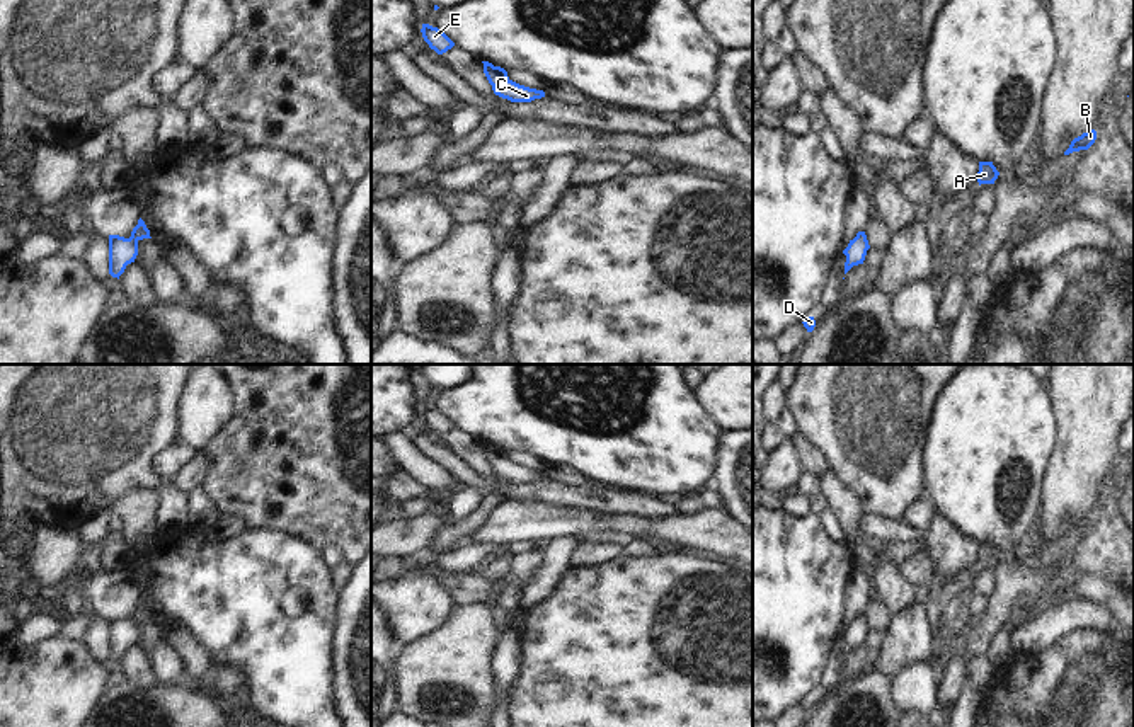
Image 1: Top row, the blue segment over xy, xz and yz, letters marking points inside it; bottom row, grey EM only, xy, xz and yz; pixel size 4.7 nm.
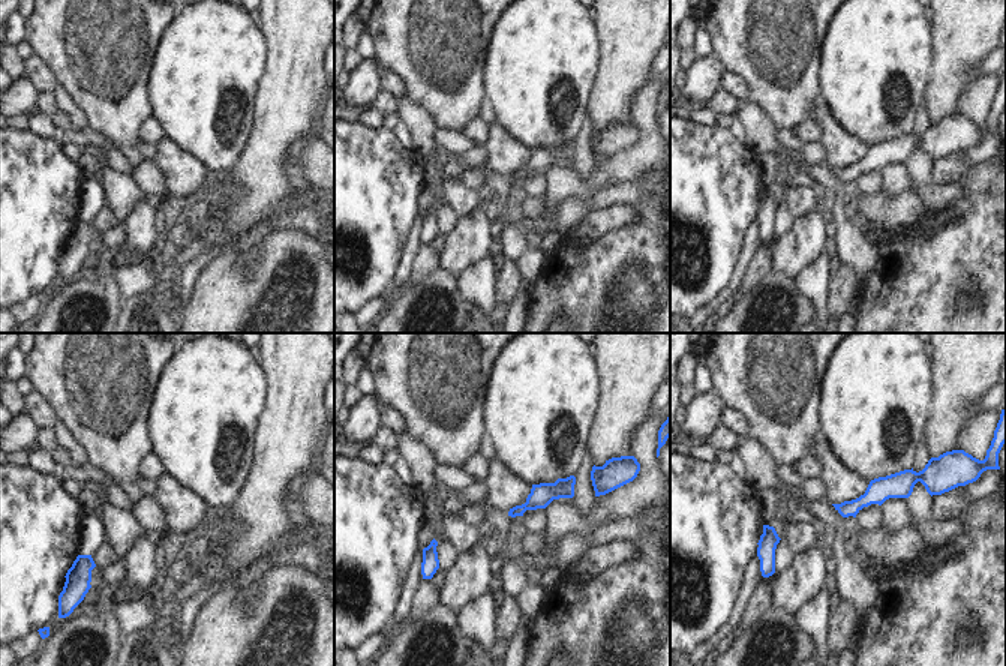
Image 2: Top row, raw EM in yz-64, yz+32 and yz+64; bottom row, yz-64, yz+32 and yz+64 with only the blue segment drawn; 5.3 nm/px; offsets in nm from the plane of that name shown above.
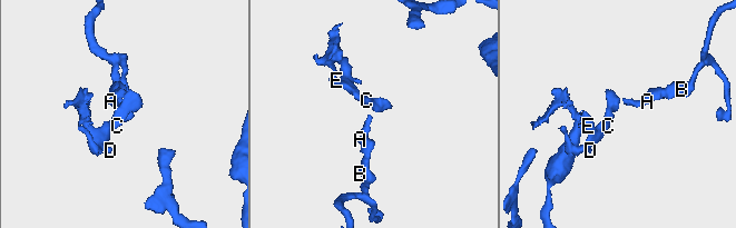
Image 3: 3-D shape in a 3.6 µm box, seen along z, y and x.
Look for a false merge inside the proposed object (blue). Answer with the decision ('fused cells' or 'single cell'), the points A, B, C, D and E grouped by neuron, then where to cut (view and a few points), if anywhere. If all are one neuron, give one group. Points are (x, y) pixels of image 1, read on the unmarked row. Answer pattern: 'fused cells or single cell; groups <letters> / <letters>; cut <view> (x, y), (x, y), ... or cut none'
single cell; groups A B C D E; cut none

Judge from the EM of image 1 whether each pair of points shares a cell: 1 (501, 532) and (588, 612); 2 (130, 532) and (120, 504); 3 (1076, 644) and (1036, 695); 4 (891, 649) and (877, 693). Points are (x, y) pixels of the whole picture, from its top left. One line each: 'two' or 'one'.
1: two
2: one
3: one
4: two

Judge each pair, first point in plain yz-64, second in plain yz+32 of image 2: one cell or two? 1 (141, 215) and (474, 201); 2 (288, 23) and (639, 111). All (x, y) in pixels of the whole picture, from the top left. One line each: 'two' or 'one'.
1: two
2: two

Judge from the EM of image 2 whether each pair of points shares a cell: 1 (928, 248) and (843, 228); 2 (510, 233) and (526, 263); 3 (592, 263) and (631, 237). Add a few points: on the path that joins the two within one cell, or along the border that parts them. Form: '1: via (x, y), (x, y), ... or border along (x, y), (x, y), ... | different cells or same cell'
1: border along (879, 243), (876, 263), (865, 276) | different cells
2: via (513, 240), (525, 255) | same cell
3: via (601, 261), (622, 246) | same cell

